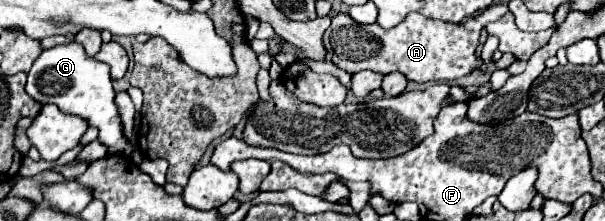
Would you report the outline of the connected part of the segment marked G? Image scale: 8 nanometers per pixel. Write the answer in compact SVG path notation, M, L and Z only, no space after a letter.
M72 41L68 45L44 49L44 53L34 61L32 69L28 71L26 93L42 105L54 103L60 107L62 113L78 115L78 117L86 119L90 127L96 127L100 131L98 141L108 149L110 155L122 155L122 157L130 159L132 153L138 149L138 145L130 143L124 135L120 111L114 101L116 91L112 87L110 67L106 63L100 63L100 61L88 57L78 43Z

